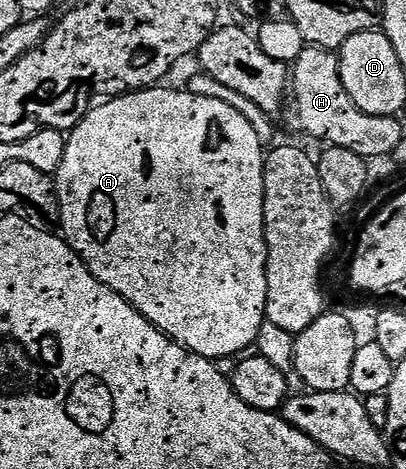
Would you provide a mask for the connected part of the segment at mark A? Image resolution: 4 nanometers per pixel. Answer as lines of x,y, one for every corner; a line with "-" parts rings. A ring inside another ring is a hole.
157,85
139,91
129,91
127,95
117,95
109,98
107,101
97,102
95,106
84,114
84,120
72,128
71,131
67,132
66,138
68,144
66,145
66,157
62,157
62,165
56,170
54,176
58,201
60,202
59,230
62,232
63,238
67,239
73,249
80,254
80,260
87,265
90,273
94,273
94,277
98,277
98,281
102,281
102,285
114,289
114,293
118,293
134,309
138,309
142,313
142,317
146,317
152,322
162,334
170,336
175,343
182,344
188,351
193,351
213,361
221,361
220,359
228,359
231,355
237,354
236,356
239,356
241,353
247,352
255,344
259,329
261,329
266,320
264,313
266,309
266,261
268,260
266,237
264,236
264,156
266,149
259,143
258,136
253,126
250,125
250,121
242,113
237,111
237,109
217,99
198,97
194,93
187,91
187,89
171,91
170,88
164,86
168,85

